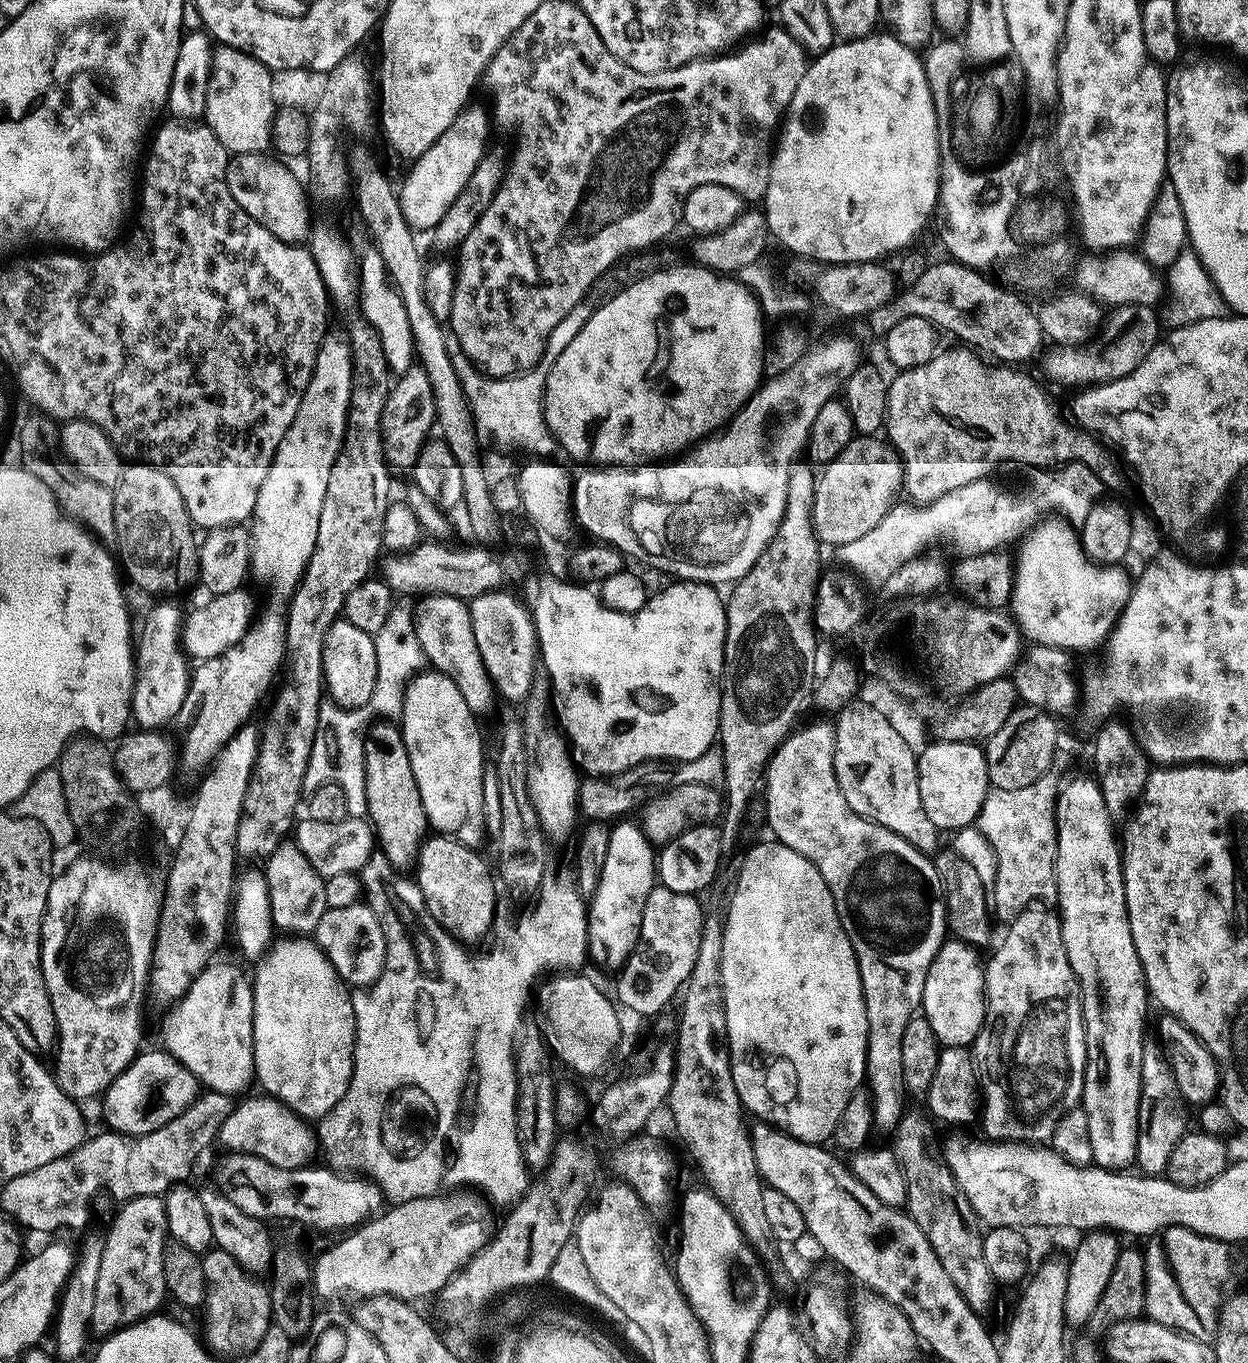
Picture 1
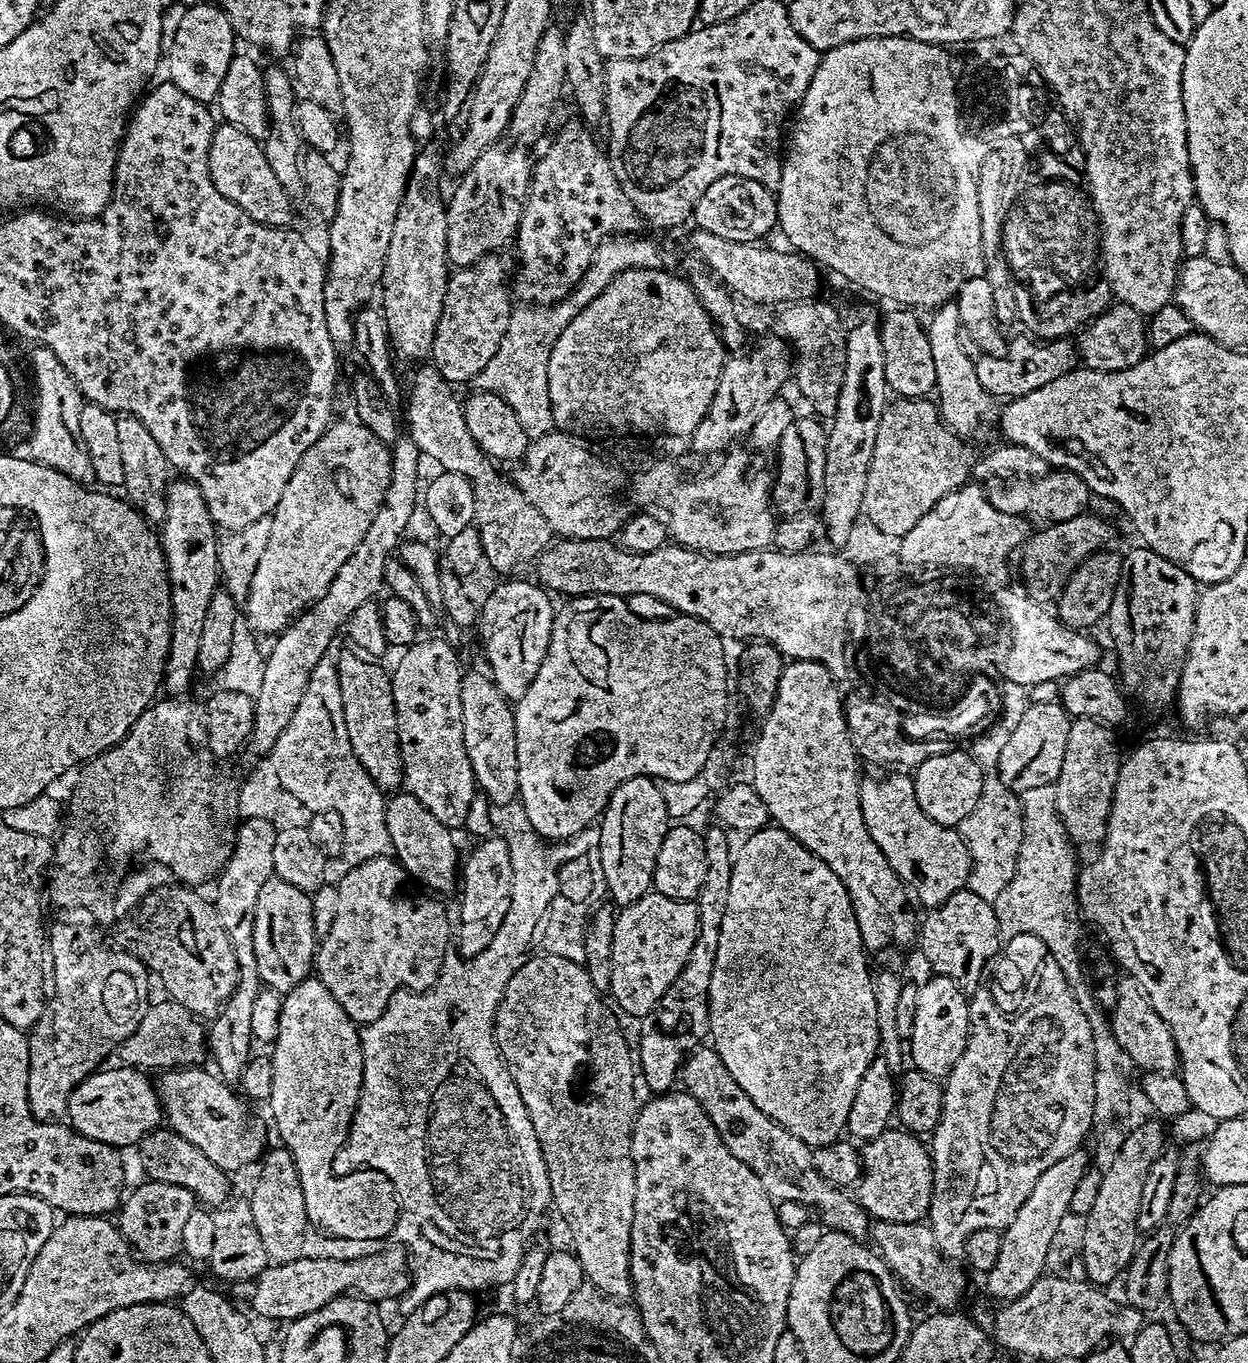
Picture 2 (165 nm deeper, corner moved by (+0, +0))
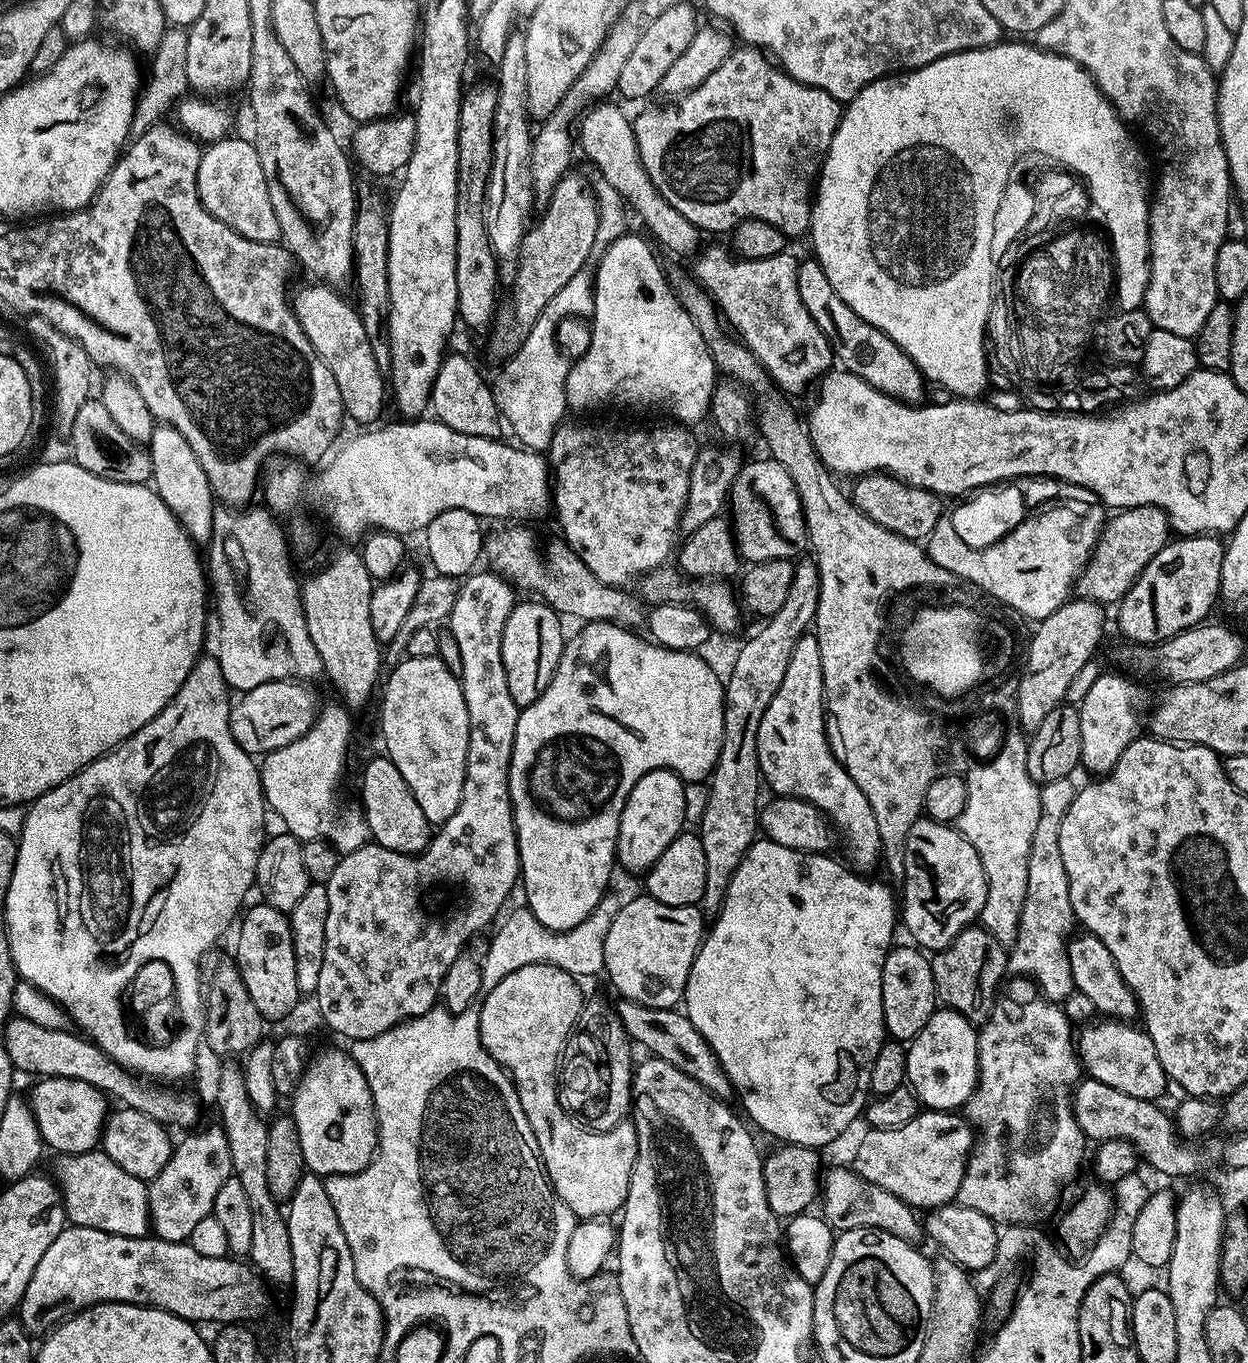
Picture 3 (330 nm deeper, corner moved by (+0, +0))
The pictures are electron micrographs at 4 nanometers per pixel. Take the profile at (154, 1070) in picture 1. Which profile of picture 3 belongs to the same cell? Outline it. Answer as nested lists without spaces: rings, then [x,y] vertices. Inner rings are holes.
[[[46,1076],[35,1083],[30,1107],[41,1141],[45,1145],[48,1143],[56,1154],[77,1156],[93,1151],[104,1134],[104,1122],[110,1112],[109,1097],[100,1089],[90,1086],[90,1082],[78,1082],[74,1078]]]

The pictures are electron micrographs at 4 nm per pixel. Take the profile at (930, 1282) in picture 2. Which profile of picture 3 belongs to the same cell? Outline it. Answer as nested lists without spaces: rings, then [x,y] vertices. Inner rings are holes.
[[[848,1166],[832,1168],[829,1172],[827,1169],[823,1173],[819,1204],[824,1221],[831,1224],[837,1233],[847,1232],[849,1228],[880,1228],[883,1232],[913,1242],[919,1241],[919,1236],[922,1236],[922,1224],[919,1219],[916,1221],[917,1213],[913,1209],[903,1204],[894,1194],[882,1190],[882,1186],[866,1182],[866,1178]]]

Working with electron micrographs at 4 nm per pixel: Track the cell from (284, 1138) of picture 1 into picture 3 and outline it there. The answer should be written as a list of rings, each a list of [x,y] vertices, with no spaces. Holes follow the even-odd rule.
[[[12,1018],[3,1025],[2,1043],[6,1046],[8,1056],[12,1060],[13,1069],[17,1073],[33,1072],[33,1077],[74,1078],[78,1082],[90,1082],[90,1086],[100,1089],[109,1097],[117,1096],[121,1105],[138,1110],[159,1124],[171,1126],[173,1129],[188,1130],[200,1116],[200,1104],[180,1086],[165,1086],[160,1082],[149,1082],[139,1075],[133,1074],[101,1051],[96,1044],[77,1034],[75,1031],[63,1032],[60,1028],[47,1028],[44,1024],[35,1024],[32,1020],[16,1020]]]

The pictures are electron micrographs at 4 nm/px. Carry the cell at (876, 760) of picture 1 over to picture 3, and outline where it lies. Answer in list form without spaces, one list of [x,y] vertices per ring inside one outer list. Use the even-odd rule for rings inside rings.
[[[919,818],[910,826],[904,840],[902,883],[902,924],[924,950],[949,948],[961,925],[971,925],[986,906],[986,874],[978,850],[955,827],[939,820]]]

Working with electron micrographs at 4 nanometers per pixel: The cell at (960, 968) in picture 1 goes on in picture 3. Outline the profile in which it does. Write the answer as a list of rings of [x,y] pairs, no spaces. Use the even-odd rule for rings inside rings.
[[[937,1007],[920,1033],[907,1045],[907,1083],[925,1109],[951,1112],[963,1109],[978,1079],[977,1029],[952,1008]]]

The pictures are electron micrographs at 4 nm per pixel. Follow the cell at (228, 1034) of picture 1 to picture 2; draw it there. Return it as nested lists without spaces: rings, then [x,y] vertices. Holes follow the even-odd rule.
[[[164,998],[161,1004],[153,1003],[145,1012],[142,1022],[138,1022],[138,1030],[130,1034],[120,1043],[118,1049],[121,1065],[149,1070],[167,1070],[177,1066],[192,1066],[203,1061],[206,1056],[206,1028],[201,1021],[192,1015],[192,1012],[176,1003],[171,998]]]

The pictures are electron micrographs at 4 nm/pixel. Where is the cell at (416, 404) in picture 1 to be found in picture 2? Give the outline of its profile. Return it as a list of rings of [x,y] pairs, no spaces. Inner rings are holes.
[[[499,255],[484,256],[468,267],[453,271],[448,278],[442,318],[432,343],[430,364],[442,379],[453,386],[475,381],[490,358],[498,354],[498,346],[510,326],[514,311],[514,296],[510,291],[510,276],[504,273]]]

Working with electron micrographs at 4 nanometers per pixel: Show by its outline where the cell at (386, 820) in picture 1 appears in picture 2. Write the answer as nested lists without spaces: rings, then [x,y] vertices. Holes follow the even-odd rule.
[[[347,651],[341,656],[337,655],[335,661],[341,687],[342,714],[346,718],[350,744],[358,762],[362,762],[366,774],[370,774],[379,788],[399,789],[404,784],[404,763],[398,742],[398,718],[389,669],[384,669],[375,659]]]

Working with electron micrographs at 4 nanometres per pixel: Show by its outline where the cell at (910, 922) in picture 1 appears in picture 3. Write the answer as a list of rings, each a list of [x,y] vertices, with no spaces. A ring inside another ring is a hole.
[[[803,636],[796,642],[784,678],[762,714],[762,722],[758,722],[756,753],[763,783],[767,787],[769,784],[776,796],[809,800],[819,808],[830,821],[835,835],[844,839],[847,863],[853,869],[868,874],[875,864],[881,863],[882,849],[874,810],[870,810],[866,794],[852,788],[854,778],[837,762],[828,745],[824,675],[815,638]]]

